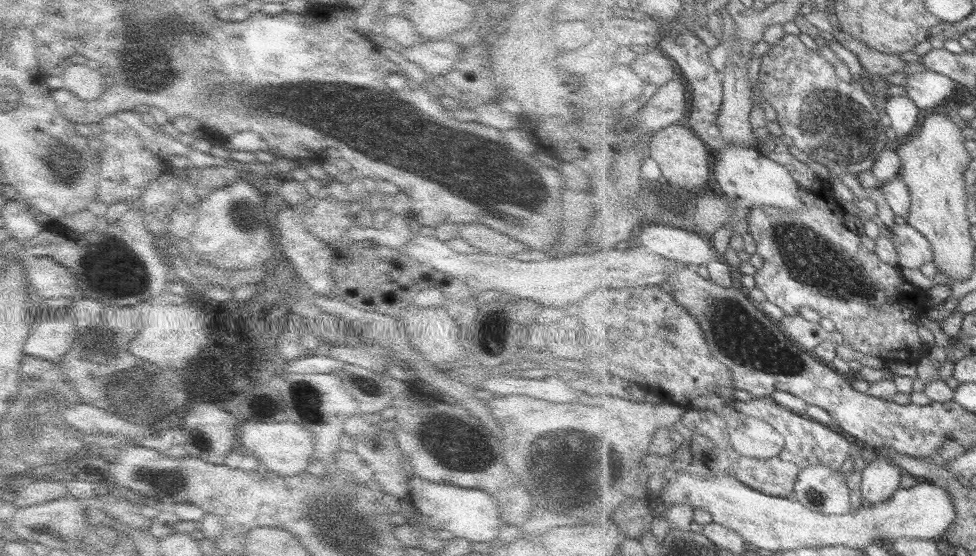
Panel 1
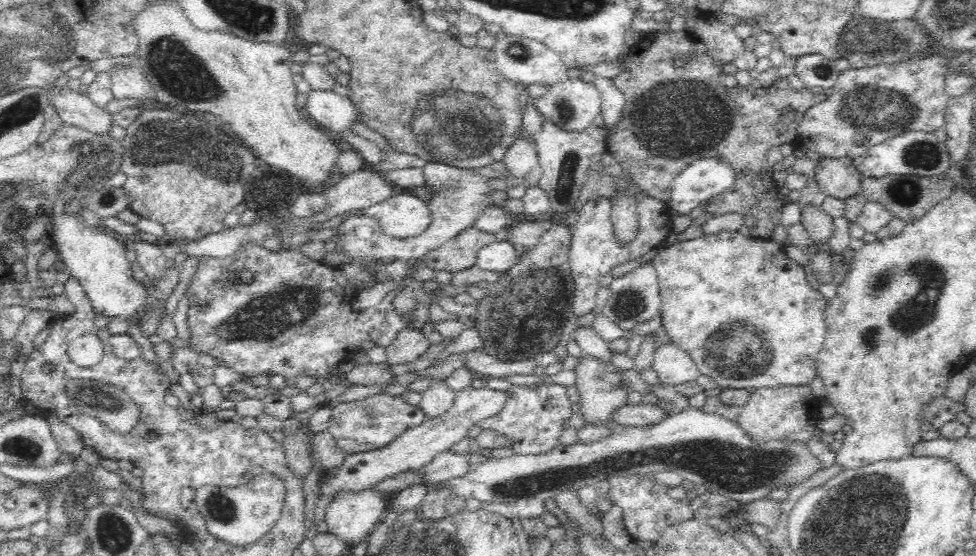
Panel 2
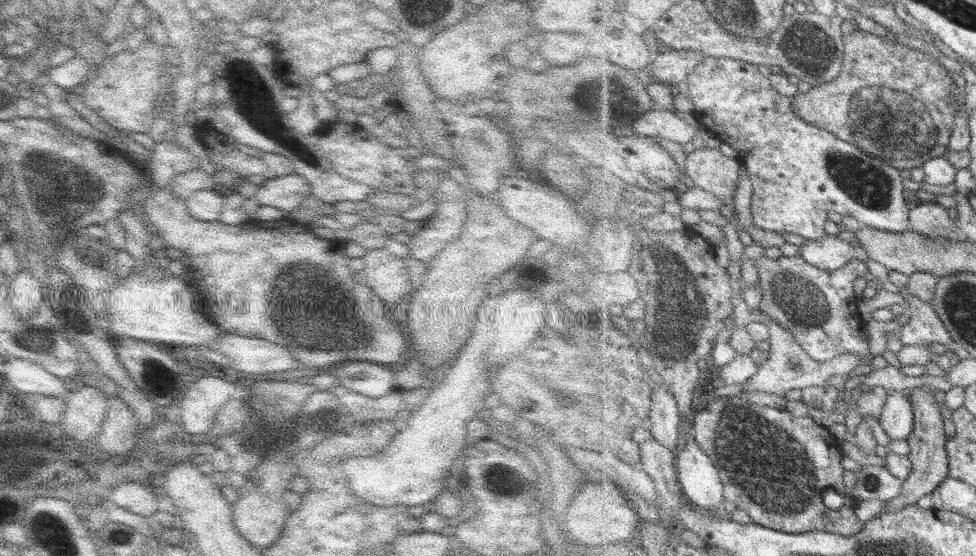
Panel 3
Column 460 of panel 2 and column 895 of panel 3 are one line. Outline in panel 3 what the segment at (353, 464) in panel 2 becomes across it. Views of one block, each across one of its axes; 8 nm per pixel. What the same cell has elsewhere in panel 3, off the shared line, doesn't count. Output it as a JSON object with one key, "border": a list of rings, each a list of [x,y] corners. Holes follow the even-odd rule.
{"border":[[[888,391],[879,424],[891,440],[907,440],[911,436],[915,422],[908,392]]]}

